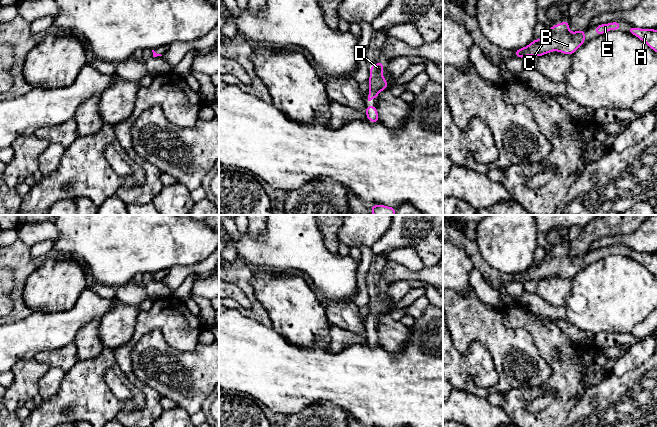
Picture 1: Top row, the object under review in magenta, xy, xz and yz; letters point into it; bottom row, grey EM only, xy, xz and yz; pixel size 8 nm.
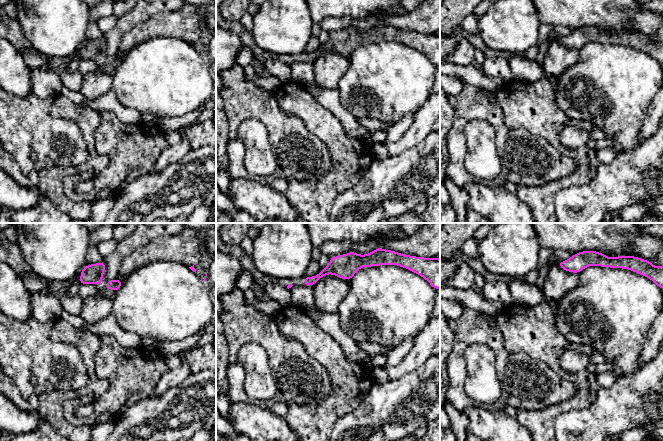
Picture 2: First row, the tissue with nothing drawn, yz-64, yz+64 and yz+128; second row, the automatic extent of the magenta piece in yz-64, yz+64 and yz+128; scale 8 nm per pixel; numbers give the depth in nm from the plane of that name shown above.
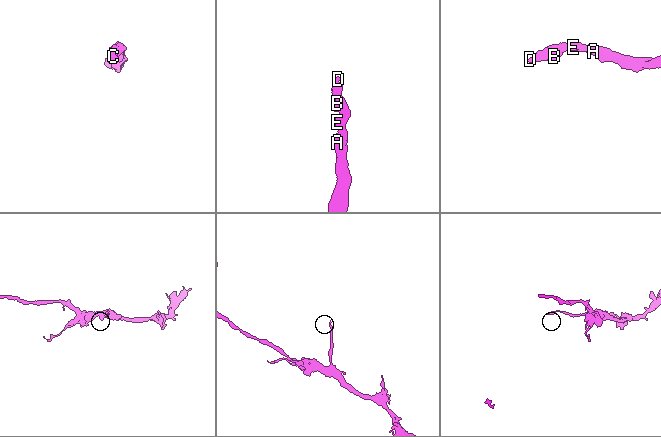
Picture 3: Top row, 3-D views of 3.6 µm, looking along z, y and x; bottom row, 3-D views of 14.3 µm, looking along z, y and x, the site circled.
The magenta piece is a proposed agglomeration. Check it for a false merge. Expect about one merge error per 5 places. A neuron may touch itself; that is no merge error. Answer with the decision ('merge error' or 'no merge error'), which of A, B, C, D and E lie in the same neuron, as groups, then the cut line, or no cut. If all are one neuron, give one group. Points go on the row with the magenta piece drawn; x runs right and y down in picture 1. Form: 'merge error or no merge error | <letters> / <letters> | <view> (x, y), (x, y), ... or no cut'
no merge error | A B C D E | no cut

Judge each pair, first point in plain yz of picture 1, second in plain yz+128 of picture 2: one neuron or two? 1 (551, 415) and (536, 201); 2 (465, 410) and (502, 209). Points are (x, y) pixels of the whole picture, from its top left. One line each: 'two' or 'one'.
1: one
2: one

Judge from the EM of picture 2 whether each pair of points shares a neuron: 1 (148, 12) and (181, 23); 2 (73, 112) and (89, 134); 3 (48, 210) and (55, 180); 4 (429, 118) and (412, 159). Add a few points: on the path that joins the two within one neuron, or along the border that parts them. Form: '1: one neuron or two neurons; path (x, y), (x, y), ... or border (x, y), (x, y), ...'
1: two neurons; border (177, 10), (156, 13), (135, 26)
2: one neuron; path (79, 117), (89, 128)
3: two neurons; border (44, 196), (64, 212)
4: two neurons; border (429, 133), (416, 145), (398, 154)

